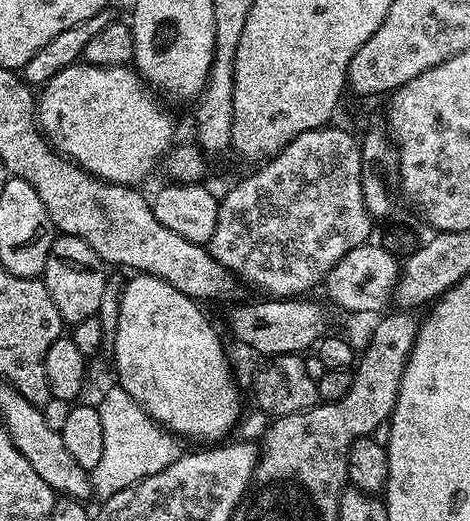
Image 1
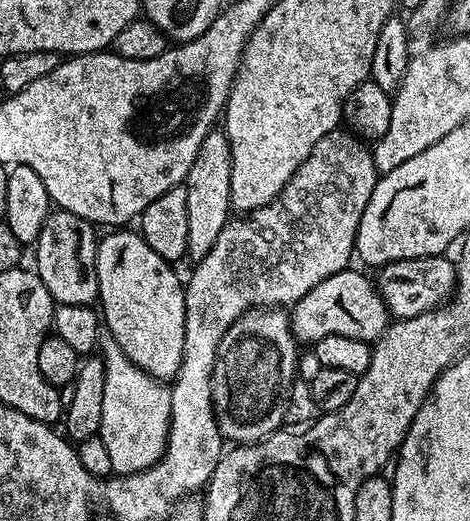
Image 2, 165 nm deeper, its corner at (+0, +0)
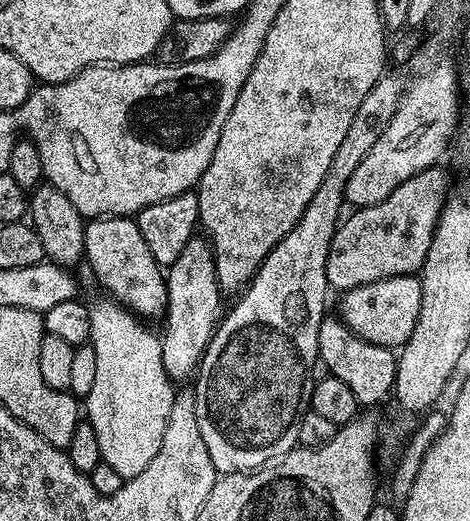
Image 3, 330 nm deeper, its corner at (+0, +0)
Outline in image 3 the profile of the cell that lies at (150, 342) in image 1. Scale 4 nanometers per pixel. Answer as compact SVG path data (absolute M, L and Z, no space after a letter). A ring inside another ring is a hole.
M102 216L92 218L84 225L84 255L96 280L107 295L117 304L123 304L129 312L140 318L159 317L168 307L168 282L162 266L150 254L142 230L135 219L127 216Z

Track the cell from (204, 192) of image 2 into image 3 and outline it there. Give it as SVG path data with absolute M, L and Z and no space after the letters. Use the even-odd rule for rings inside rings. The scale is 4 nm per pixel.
M197 234L174 263L167 265L168 307L163 313L164 332L160 336L162 346L162 366L166 366L166 374L173 382L179 382L193 375L200 367L200 360L212 333L216 331L220 309L222 289L216 277L216 263L212 253L212 245L203 235Z

